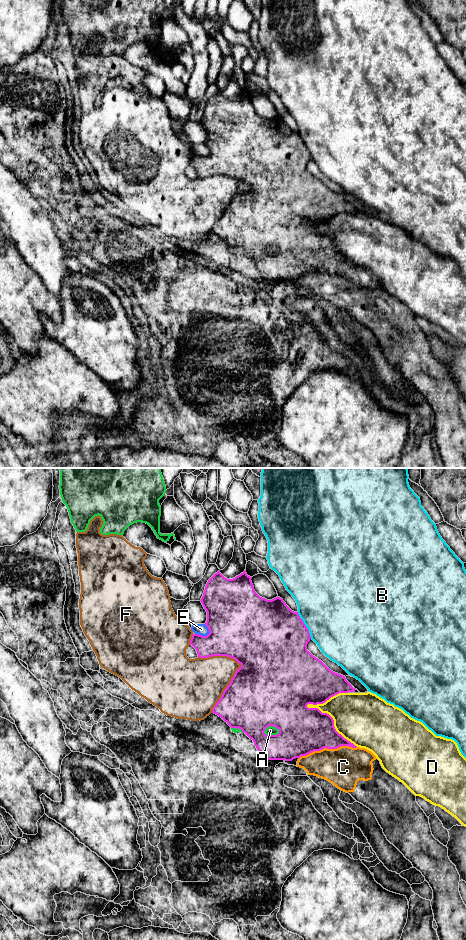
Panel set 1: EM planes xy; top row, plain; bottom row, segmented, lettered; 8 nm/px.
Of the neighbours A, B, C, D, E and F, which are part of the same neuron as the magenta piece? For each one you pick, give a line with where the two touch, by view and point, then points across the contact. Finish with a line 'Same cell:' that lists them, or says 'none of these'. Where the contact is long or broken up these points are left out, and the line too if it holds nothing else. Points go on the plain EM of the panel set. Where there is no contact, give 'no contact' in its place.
C: xy (327, 268)
Same cell: C

